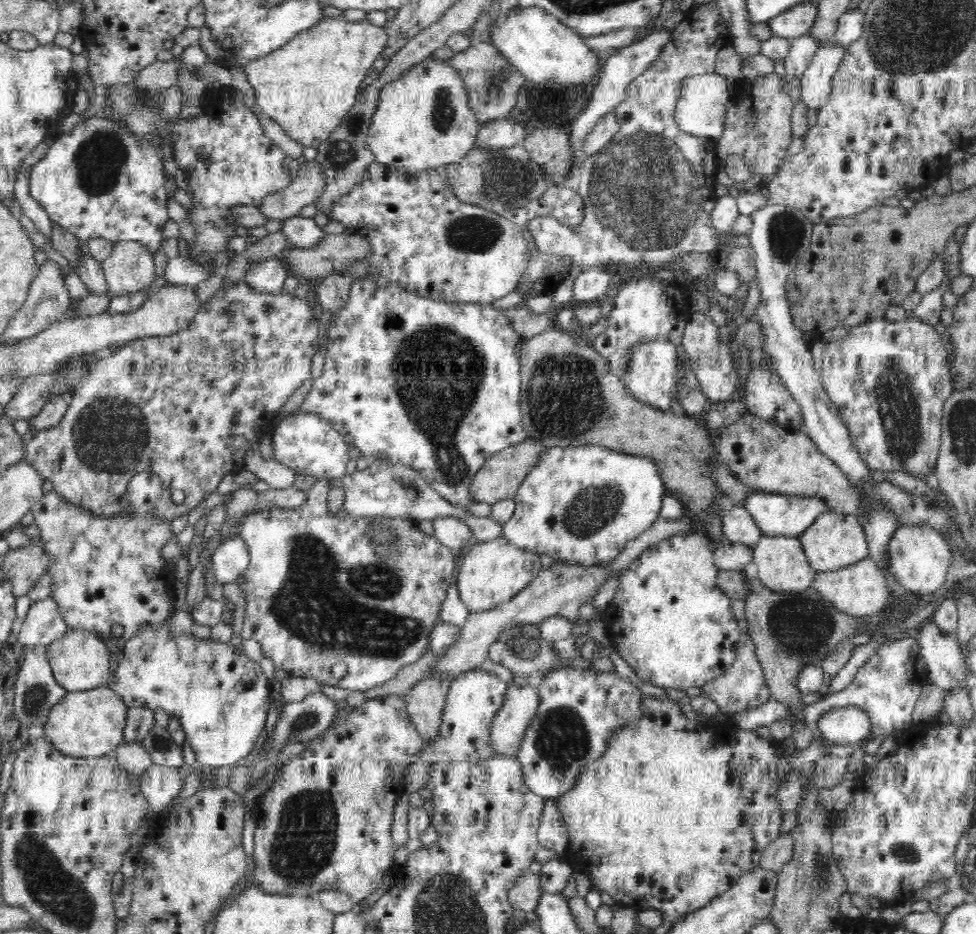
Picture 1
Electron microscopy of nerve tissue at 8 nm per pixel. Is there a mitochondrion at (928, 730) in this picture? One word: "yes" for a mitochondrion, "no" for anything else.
no

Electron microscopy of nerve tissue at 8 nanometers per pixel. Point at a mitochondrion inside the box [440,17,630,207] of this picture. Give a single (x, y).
(495, 81)

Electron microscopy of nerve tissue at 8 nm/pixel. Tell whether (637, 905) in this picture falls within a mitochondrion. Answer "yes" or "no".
no

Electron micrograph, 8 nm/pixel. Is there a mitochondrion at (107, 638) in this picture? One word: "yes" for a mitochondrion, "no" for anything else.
no

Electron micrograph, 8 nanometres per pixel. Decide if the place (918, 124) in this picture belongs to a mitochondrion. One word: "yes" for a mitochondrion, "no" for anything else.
no

